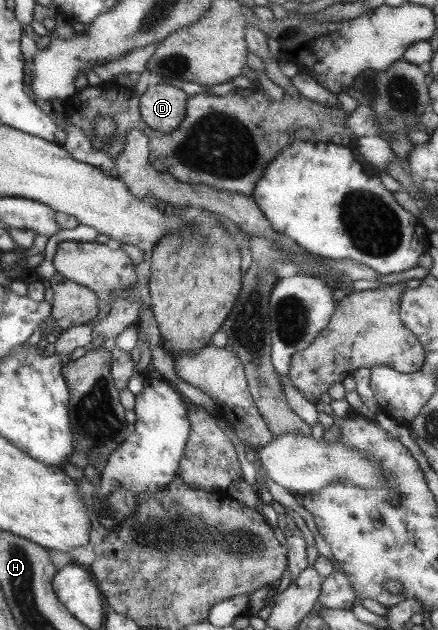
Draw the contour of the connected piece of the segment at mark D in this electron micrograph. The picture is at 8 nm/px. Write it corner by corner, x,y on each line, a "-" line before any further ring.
153,80
139,97
138,114
150,128
169,133
183,122
187,100
181,89

